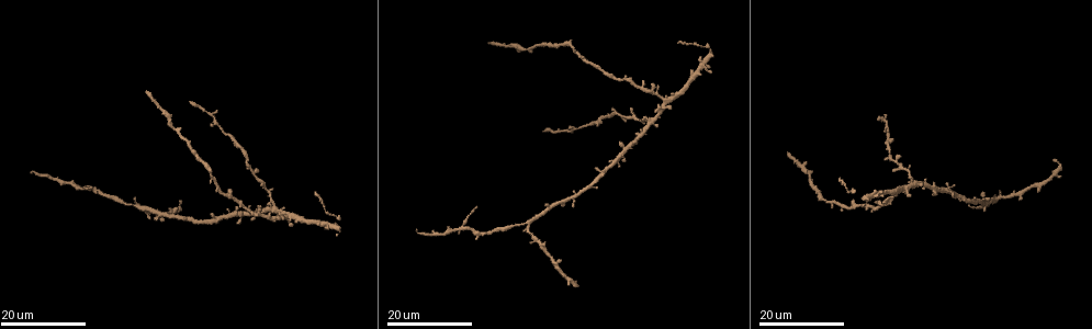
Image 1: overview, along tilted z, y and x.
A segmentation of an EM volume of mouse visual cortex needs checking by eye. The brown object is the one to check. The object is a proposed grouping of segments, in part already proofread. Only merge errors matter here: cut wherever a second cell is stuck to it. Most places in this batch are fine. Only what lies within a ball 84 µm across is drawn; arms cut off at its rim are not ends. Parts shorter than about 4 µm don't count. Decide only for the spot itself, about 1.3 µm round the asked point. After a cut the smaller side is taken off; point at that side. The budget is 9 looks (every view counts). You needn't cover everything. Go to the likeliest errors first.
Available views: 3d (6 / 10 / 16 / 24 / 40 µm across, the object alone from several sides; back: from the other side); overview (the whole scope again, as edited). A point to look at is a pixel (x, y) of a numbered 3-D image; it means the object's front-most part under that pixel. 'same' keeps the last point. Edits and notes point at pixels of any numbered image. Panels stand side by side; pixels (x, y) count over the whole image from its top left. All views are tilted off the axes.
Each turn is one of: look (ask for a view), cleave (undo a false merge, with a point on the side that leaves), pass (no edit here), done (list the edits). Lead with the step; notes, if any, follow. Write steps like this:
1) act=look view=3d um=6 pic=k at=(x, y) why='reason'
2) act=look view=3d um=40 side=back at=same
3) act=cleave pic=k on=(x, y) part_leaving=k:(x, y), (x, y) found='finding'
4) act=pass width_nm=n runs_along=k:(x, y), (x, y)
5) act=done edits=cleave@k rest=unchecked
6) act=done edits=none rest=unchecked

act=look view=3d um=16 pic=1 at=(75, 188) why='thin arm on a thick one'

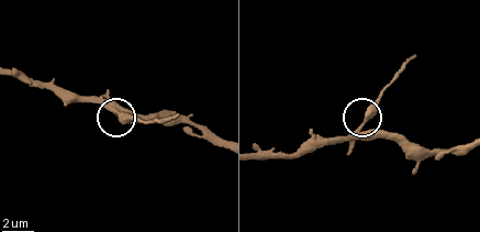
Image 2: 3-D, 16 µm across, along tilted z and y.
act=look view=3d um=6 pic=2 at=(118, 112)

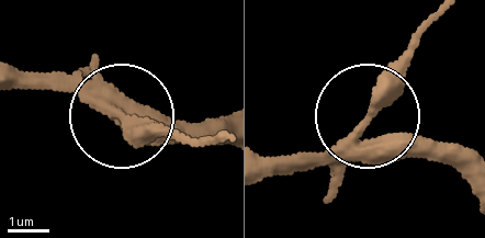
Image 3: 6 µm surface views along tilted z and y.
act=cleave pic=3 on=(128, 136) width_nm=320 part_leaving=3:(100, 98), (211, 137) found='a second cell is stuck on'

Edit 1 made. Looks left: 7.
act=look view=overview

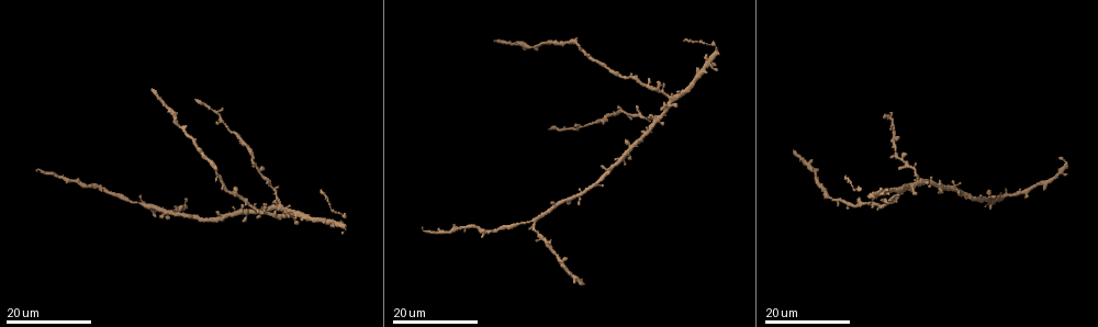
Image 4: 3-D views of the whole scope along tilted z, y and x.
act=look view=3d um=16 pic=4 at=(224, 124) why='thick turns thin'

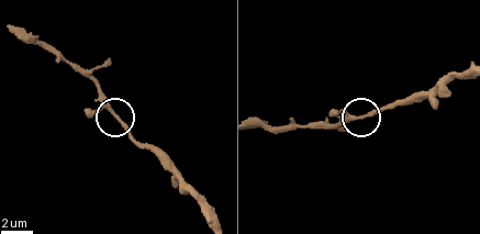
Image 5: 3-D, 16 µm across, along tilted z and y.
act=look view=3d um=6 pic=5 at=(116, 116)

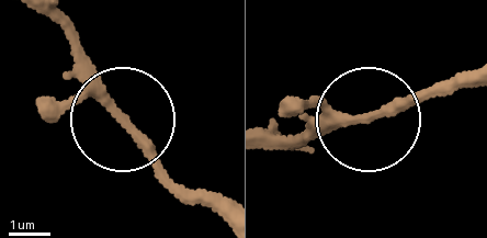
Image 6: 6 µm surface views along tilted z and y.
act=pass runs_along=6:(217, 210), (174, 182), (48, 20) found='all the same cell'

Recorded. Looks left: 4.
act=look view=3d um=24 pic=4 at=(533, 221) why='three arms meet'

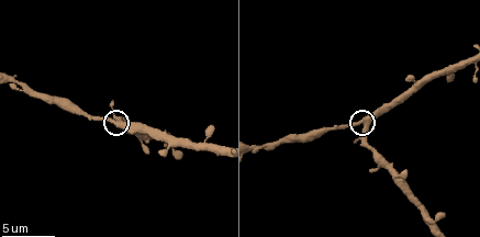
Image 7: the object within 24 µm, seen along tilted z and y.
act=look view=3d um=10 pic=7 at=(364, 126)

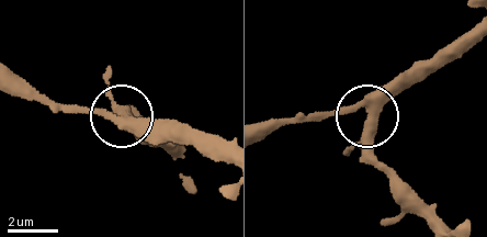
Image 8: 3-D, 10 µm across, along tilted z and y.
act=pass side_arm_um=22 runs_along=8:(467, 31), (427, 58), (372, 116), (374, 155), (393, 195) found='continuous, no second cell'

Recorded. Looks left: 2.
act=look view=3d um=24 pic=4 at=(566, 128) why='thin neck'

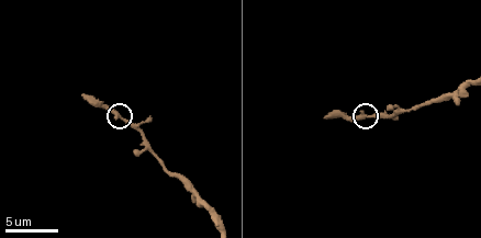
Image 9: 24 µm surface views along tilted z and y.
act=look view=3d um=10 pic=9 at=(121, 116)

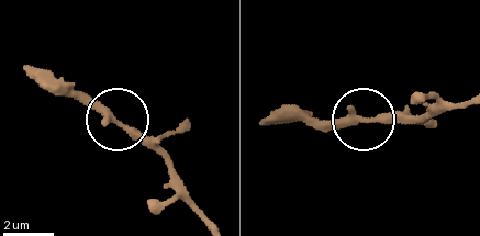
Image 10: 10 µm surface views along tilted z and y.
act=pass runs_along=10:(211, 220), (162, 158), (73, 92) found='one cell here'

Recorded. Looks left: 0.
act=done edits=cleave@3 rest=unchecked

